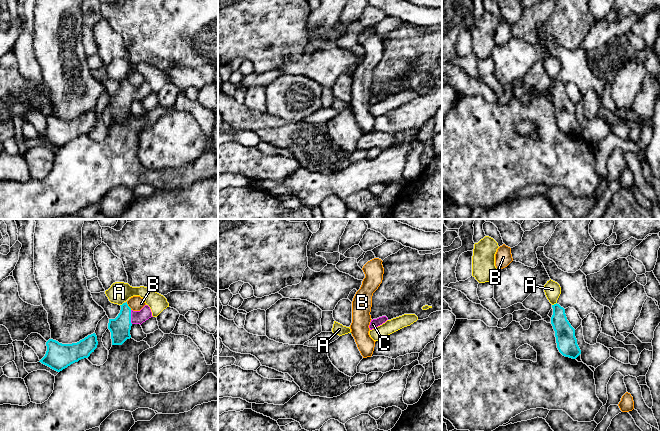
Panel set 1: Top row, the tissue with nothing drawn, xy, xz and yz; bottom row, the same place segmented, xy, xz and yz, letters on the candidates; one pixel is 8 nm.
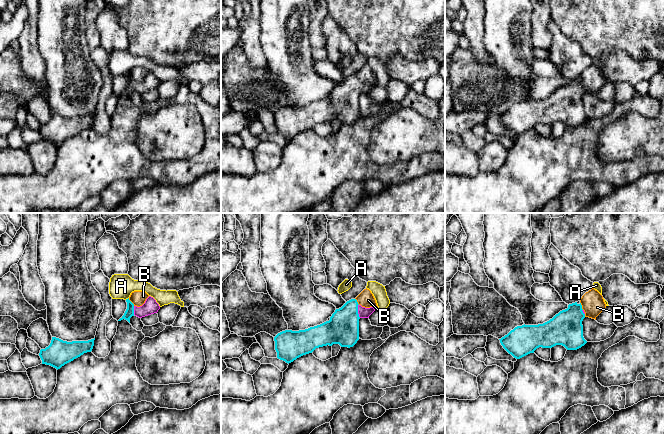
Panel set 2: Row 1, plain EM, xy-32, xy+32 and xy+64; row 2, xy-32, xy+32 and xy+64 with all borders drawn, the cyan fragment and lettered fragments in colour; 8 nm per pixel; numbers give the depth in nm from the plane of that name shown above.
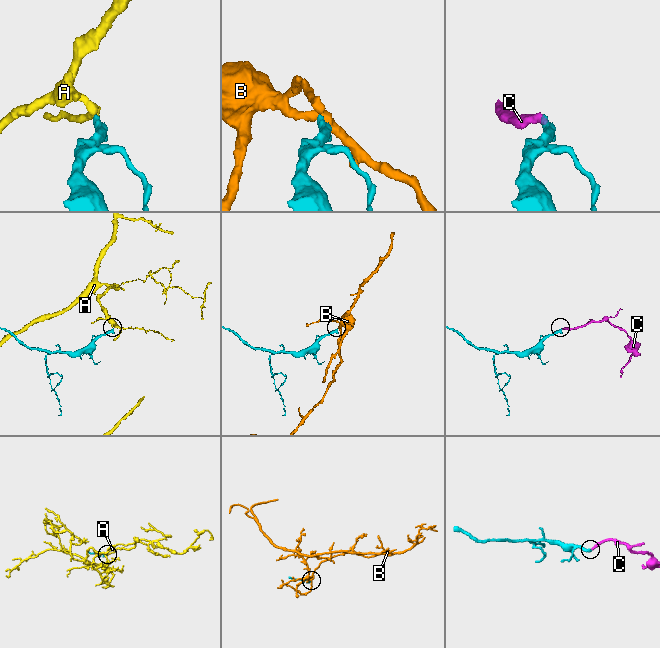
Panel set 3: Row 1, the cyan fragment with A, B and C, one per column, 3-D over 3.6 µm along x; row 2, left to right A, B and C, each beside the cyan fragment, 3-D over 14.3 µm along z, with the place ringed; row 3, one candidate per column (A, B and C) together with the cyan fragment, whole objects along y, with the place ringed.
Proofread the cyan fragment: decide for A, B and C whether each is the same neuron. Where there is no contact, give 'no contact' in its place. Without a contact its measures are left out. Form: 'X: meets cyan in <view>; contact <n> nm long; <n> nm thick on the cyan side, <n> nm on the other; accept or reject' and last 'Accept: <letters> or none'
A: meets cyan in yz; contact 50 nm long; 160 nm thick on the cyan side, 140 nm on the other; reject
B: meets cyan in xy; contact 80 nm long; 170 nm thick on the cyan side, 120 nm on the other; reject
C: meets cyan in xy; contact 110 nm long; 170 nm thick on the cyan side, 110 nm on the other; accept
Accept: C

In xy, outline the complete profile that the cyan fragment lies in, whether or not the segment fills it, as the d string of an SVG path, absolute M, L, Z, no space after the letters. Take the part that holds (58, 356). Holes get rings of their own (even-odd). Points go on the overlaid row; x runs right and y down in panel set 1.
M95 333L72 344L62 344L56 340L49 339L46 342L46 354L39 362L60 372L71 364L88 358L97 348L97 345L98 341Z

